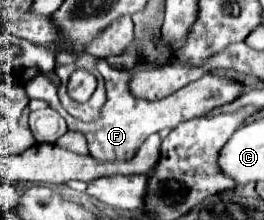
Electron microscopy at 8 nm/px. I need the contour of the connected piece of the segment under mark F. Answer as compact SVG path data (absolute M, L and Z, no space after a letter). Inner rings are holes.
M104 59L98 61L98 69L100 75L106 81L106 95L108 101L102 107L102 117L98 121L92 123L84 123L74 119L72 115L68 115L60 101L58 101L58 89L54 83L50 81L48 74L39 74L32 78L32 81L24 84L24 89L30 99L45 99L52 109L56 109L62 117L66 117L68 129L70 131L80 131L90 147L90 155L98 161L126 161L132 159L138 151L138 147L146 141L148 135L152 133L160 133L160 131L170 131L174 129L180 121L192 119L192 117L200 117L216 107L222 107L226 103L232 103L234 99L238 99L244 91L246 85L234 81L234 79L226 79L226 77L218 77L218 75L202 75L198 81L190 83L188 87L182 87L182 91L176 91L164 99L158 101L146 101L146 99L136 99L134 95L130 95L130 79L132 79L132 71L122 71L122 69L112 69Z

